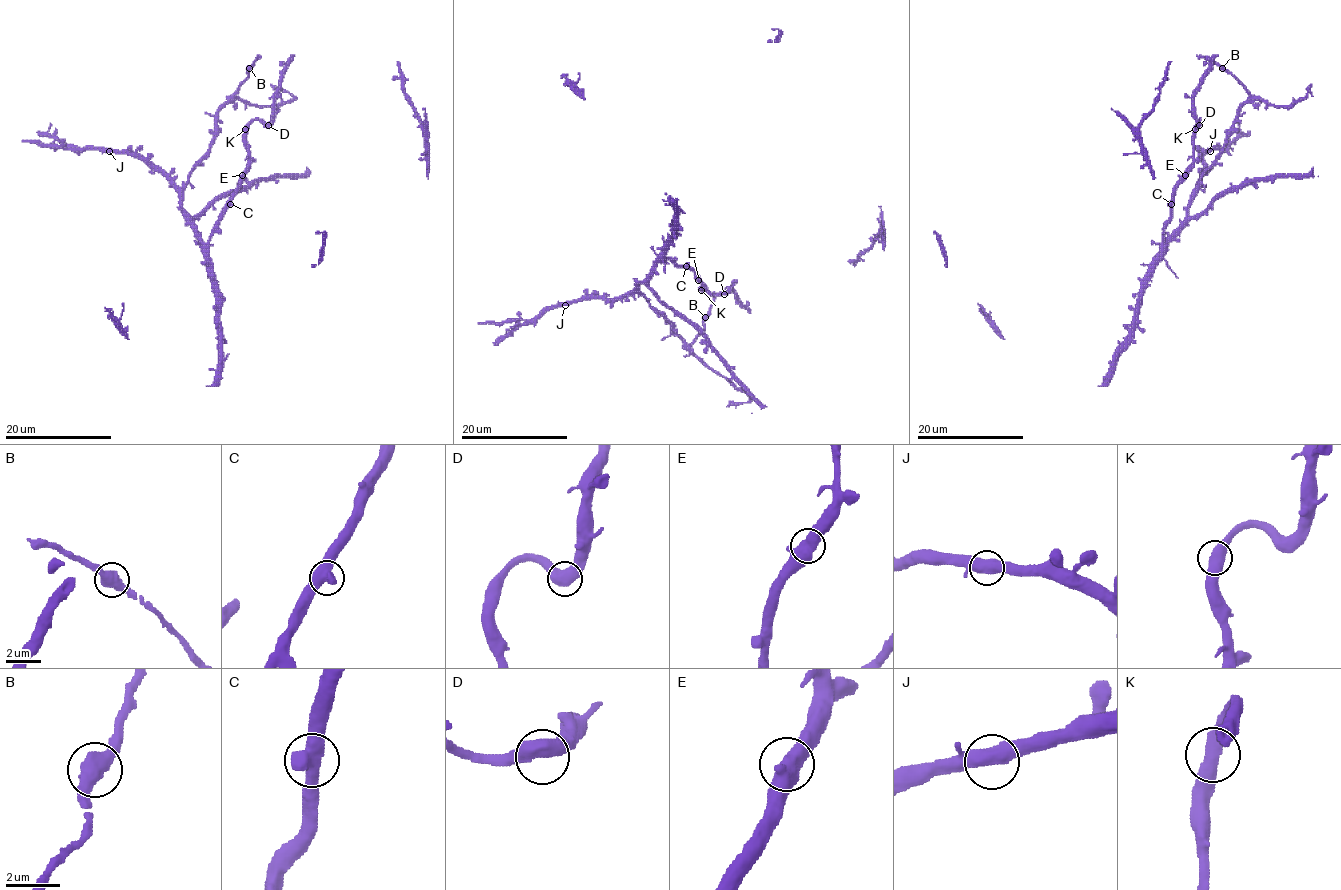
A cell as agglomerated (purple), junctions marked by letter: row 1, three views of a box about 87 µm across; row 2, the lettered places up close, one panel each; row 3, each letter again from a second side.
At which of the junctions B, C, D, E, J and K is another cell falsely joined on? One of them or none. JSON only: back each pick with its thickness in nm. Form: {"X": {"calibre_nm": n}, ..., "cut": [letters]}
{"cut": []}

